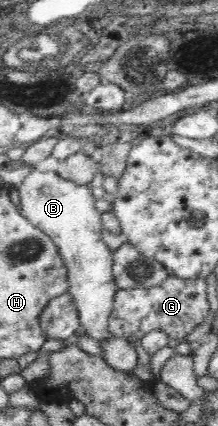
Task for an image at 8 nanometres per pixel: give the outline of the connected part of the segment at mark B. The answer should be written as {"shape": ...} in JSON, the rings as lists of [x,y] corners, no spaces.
{"shape":[[[35,169],[18,186],[21,213],[36,228],[48,235],[58,247],[68,270],[69,294],[73,297],[81,330],[96,342],[115,336],[108,332],[108,318],[117,292],[113,276],[113,253],[101,240],[101,214],[94,207],[88,185],[64,180],[57,171]]]}

